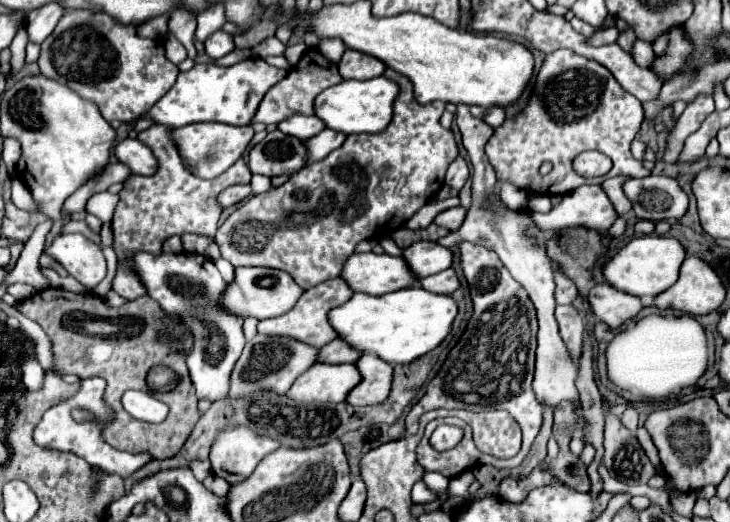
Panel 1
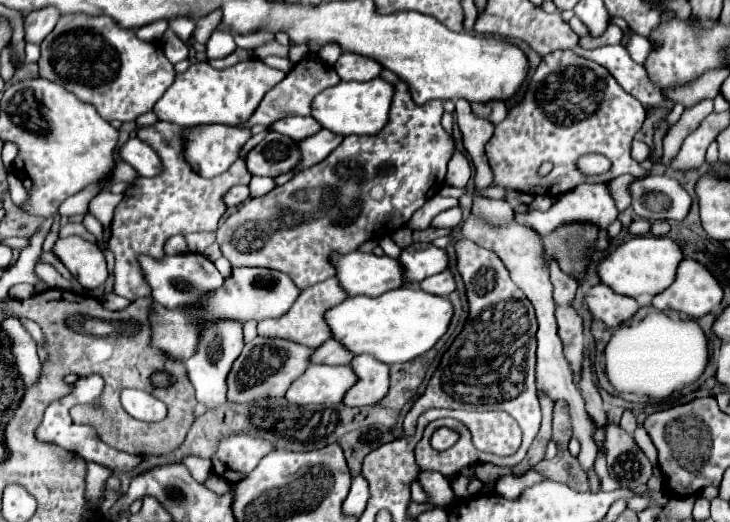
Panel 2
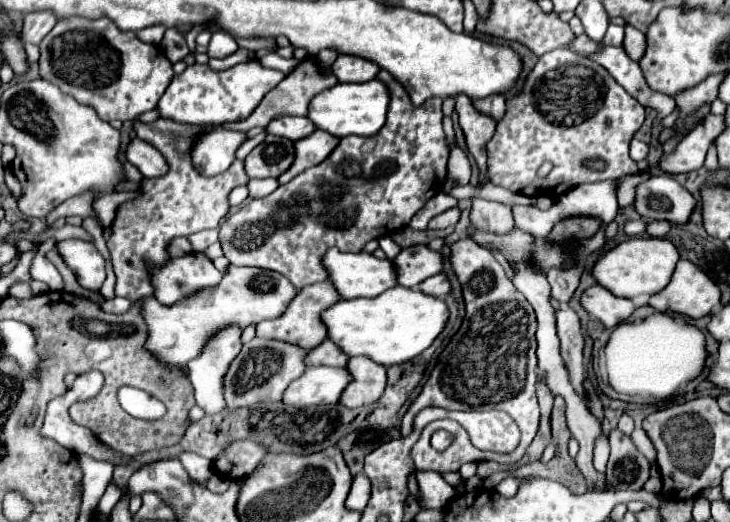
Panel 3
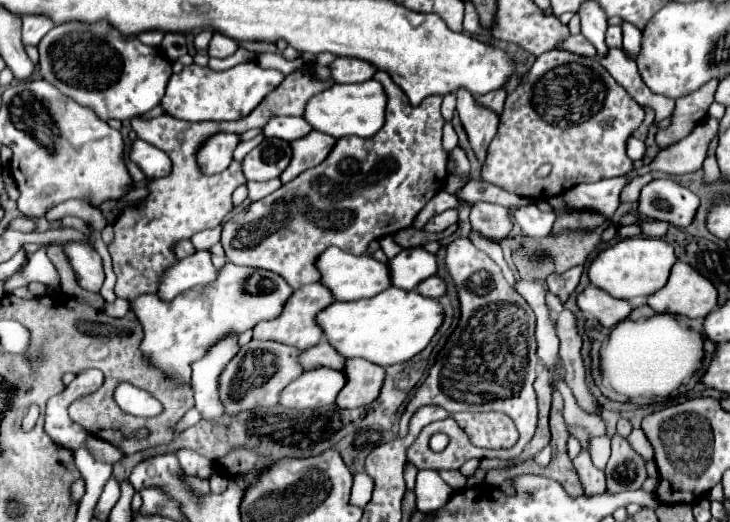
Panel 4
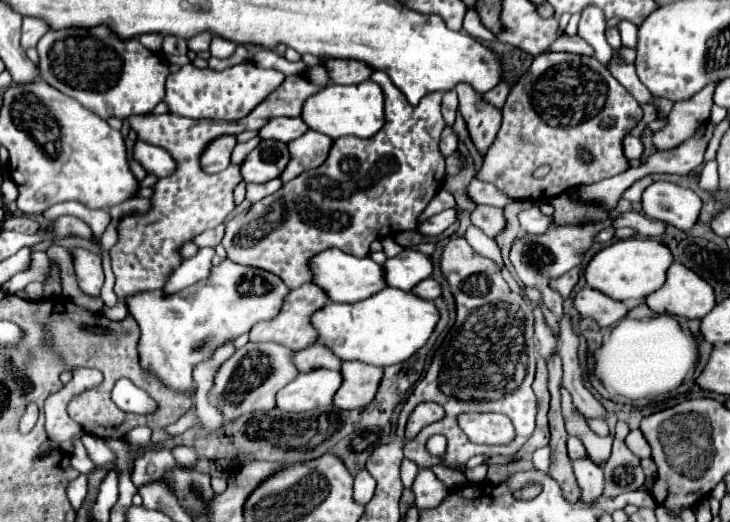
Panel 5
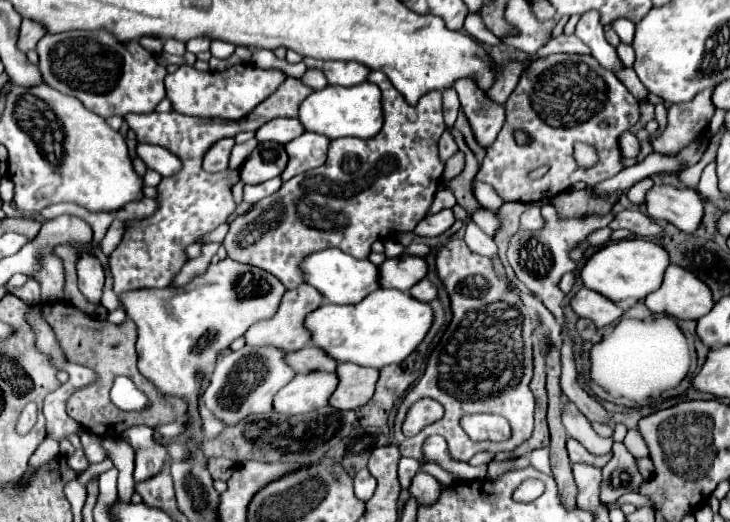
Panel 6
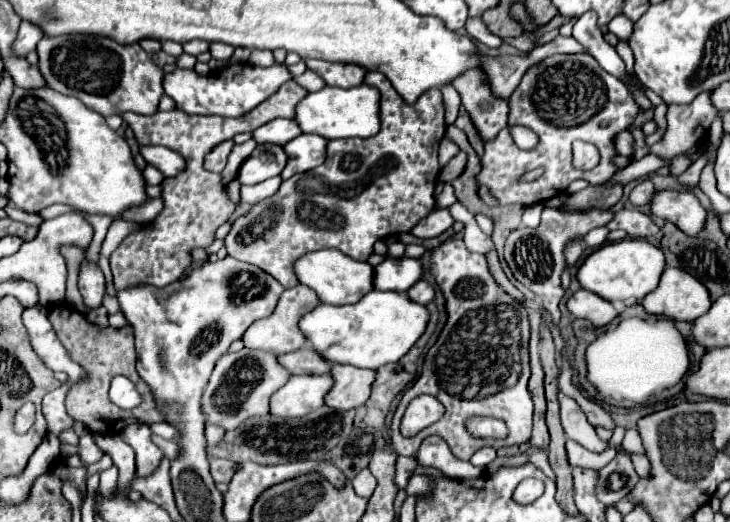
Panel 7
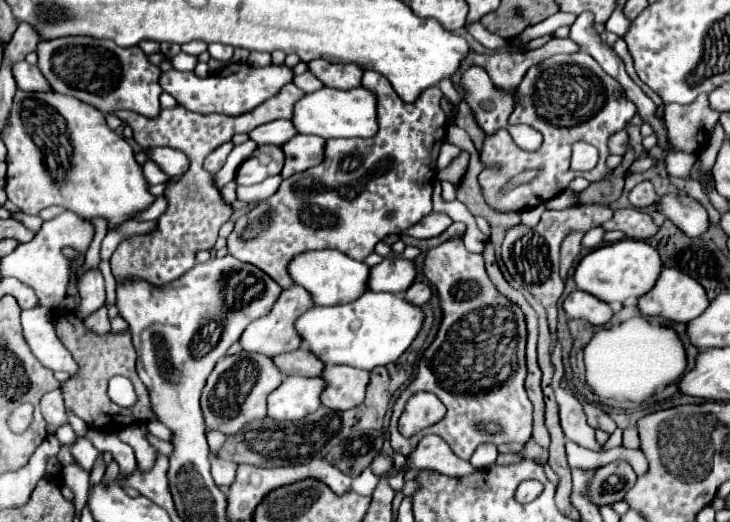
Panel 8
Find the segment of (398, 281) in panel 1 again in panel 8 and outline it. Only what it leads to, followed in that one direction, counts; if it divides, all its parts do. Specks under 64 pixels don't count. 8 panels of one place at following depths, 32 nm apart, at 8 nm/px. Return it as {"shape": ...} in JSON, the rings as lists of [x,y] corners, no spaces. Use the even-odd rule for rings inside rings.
{"shape":[[[310,250],[302,256],[296,256],[290,262],[290,276],[298,286],[308,288],[314,296],[316,306],[334,306],[334,304],[348,304],[360,298],[368,290],[368,276],[370,266],[364,262],[356,262],[350,256],[344,256],[338,250]]]}

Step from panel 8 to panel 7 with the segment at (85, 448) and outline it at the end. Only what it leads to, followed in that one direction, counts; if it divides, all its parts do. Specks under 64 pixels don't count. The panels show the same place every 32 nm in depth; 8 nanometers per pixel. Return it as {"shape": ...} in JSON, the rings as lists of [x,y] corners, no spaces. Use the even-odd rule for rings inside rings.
{"shape":[[[92,434],[80,436],[80,444],[78,444],[78,446],[61,444],[60,451],[68,455],[80,454],[80,458],[84,460],[86,466],[90,466],[92,462],[98,462],[98,460],[104,456],[104,452],[96,446]]]}

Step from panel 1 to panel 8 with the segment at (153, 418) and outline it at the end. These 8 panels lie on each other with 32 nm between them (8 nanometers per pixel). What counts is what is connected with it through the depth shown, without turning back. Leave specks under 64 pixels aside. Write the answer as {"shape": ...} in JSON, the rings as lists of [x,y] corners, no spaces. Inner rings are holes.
{"shape":[[[114,376],[110,380],[110,388],[108,388],[110,400],[122,408],[130,408],[132,404],[136,404],[136,392],[134,386],[128,378],[124,376]]]}

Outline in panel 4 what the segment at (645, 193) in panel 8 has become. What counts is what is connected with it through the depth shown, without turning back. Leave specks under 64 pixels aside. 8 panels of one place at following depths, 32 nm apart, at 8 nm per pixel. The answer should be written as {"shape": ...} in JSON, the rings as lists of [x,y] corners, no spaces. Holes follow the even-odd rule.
{"shape":[[[644,174],[640,178],[632,178],[620,192],[620,202],[628,202],[628,204],[634,204],[638,200],[638,194],[640,194],[640,188],[644,184],[648,184],[652,180],[652,174]]]}

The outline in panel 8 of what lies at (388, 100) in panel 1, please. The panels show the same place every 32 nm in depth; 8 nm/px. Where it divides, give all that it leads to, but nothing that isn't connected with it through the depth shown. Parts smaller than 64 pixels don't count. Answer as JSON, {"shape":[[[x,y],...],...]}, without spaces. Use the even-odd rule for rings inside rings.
{"shape":[[[358,86],[352,90],[322,88],[306,94],[294,106],[294,126],[300,134],[316,134],[322,138],[372,138],[378,132],[376,118],[376,94],[372,90]]]}

